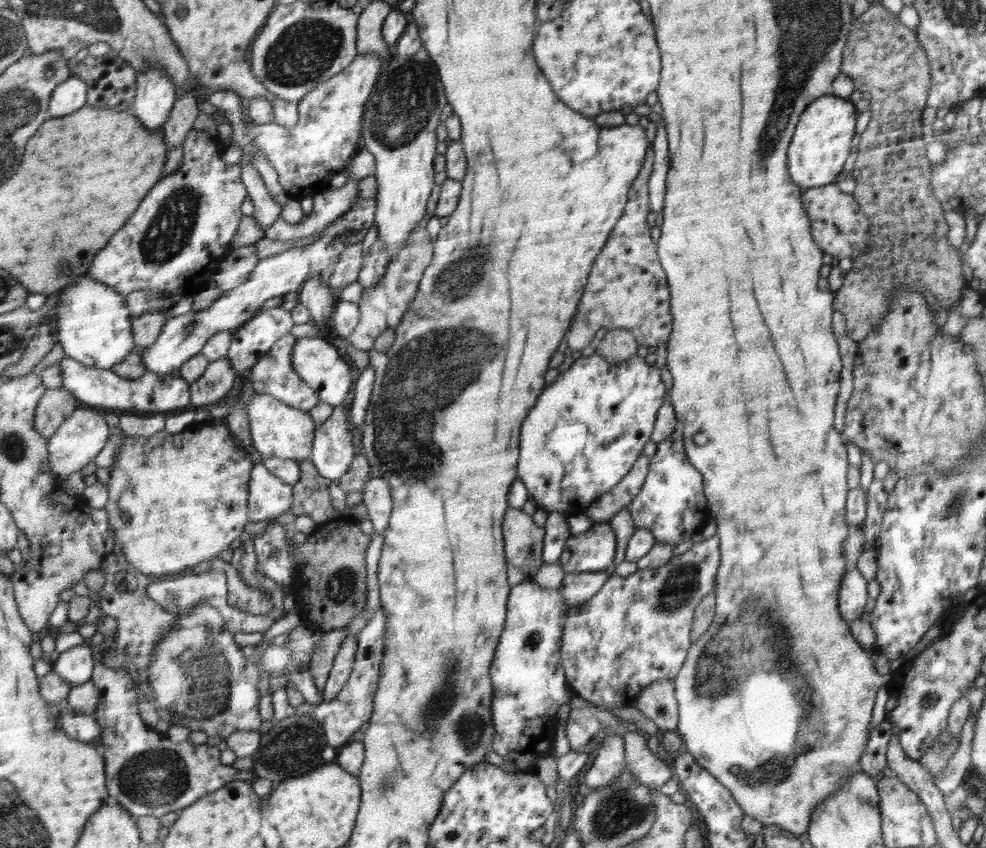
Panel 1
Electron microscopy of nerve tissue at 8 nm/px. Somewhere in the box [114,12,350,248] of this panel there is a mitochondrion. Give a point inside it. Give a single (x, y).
(306, 49)

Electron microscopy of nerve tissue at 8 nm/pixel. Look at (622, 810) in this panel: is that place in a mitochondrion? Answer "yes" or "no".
yes

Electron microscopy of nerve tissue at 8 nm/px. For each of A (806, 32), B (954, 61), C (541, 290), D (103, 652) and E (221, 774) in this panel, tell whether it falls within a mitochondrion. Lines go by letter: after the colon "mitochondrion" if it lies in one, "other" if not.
A: mitochondrion
B: other
C: other
D: other
E: other

